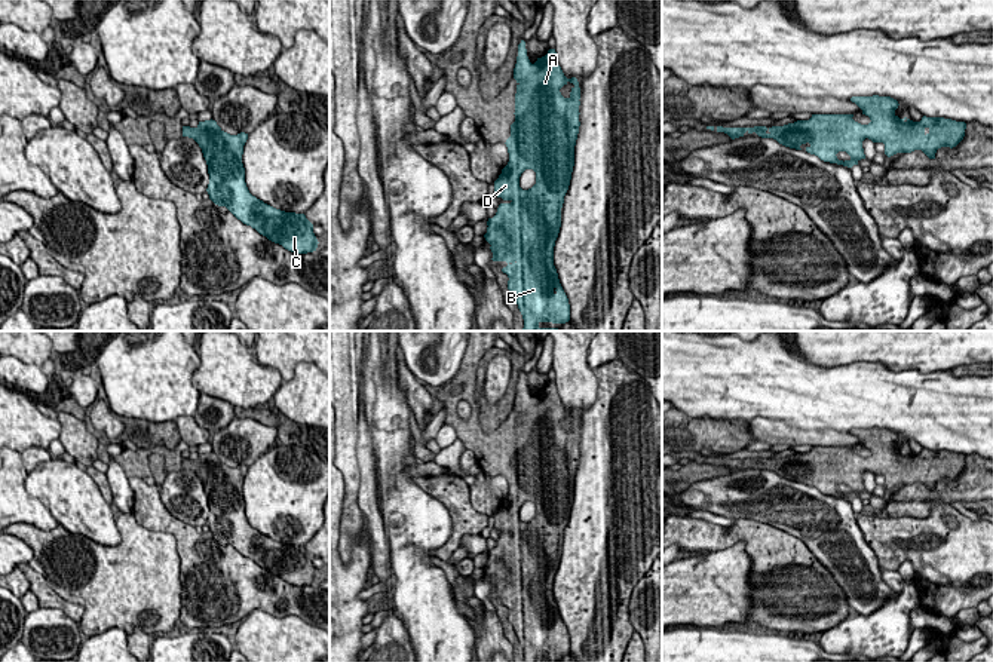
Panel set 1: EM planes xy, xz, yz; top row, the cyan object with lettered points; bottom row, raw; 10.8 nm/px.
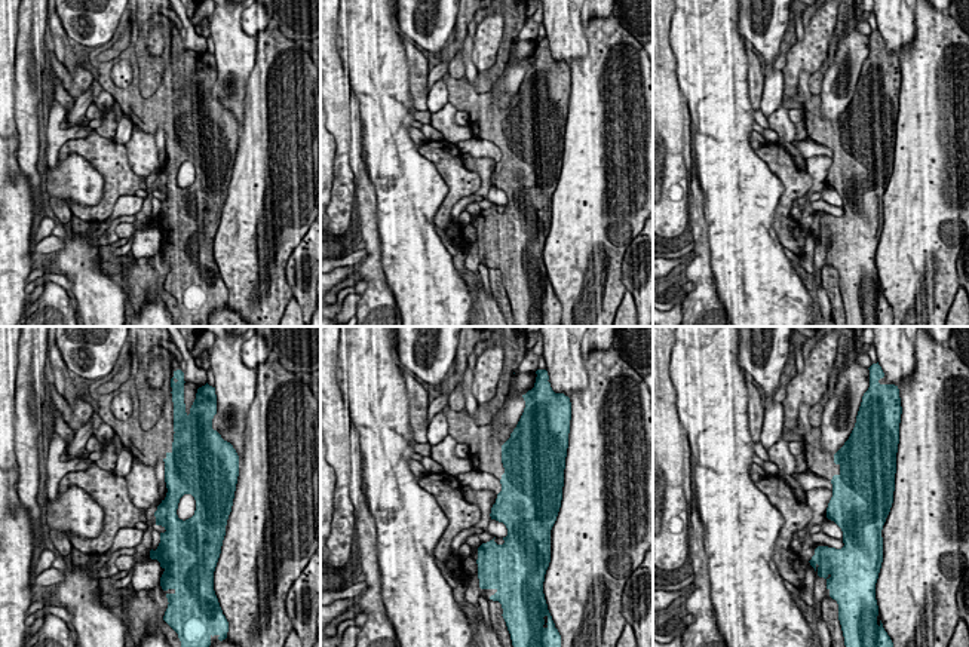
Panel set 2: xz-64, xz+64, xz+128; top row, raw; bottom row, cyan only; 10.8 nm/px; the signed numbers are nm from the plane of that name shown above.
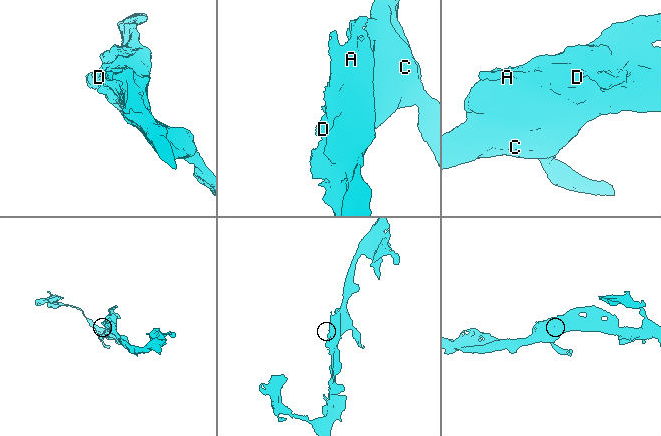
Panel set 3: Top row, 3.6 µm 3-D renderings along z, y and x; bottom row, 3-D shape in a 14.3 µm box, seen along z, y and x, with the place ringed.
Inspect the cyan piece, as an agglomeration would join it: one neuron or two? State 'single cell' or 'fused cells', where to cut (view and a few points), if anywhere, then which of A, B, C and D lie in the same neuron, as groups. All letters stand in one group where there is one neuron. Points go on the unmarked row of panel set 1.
single cell | no cut | A B C D

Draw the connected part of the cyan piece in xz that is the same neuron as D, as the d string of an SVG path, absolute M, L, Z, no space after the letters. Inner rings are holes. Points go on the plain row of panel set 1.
M521 373L521 376L518 377L518 389L517 389L517 396L514 401L514 411L517 413L517 426L515 426L515 454L511 457L511 469L506 472L506 479L508 479L508 485L509 485L509 494L508 497L502 502L502 506L499 508L499 511L494 514L494 527L497 530L502 530L505 534L499 537L497 545L493 551L488 551L487 554L487 566L484 567L485 573L491 577L490 582L493 585L493 594L506 594L508 598L502 601L503 606L508 607L509 613L508 613L508 622L514 626L514 631L518 637L518 641L522 647L524 652L524 661L522 662L558 662L558 661L540 661L539 656L540 655L552 655L552 656L566 656L570 653L570 637L568 637L568 631L560 616L558 612L558 606L557 601L554 598L554 579L555 579L555 573L558 570L560 566L560 560L561 560L561 540L564 536L564 528L568 522L570 518L570 512L571 512L571 505L573 505L573 499L574 499L574 478L576 478L576 472L577 472L577 466L579 466L579 438L580 438L580 420L579 420L579 414L576 410L567 411L561 402L561 399L557 395L557 384L555 381L549 381L548 386L542 390L537 390L537 393L534 396L530 395L528 389L527 389L527 381L525 381L525 374ZM525 502L533 502L536 505L536 517L528 521L528 522L522 522L520 520L520 509Z

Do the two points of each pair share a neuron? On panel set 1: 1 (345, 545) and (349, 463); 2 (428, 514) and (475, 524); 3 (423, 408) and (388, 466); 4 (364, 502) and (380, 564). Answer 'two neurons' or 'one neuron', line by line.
1: one neuron
2: two neurons
3: two neurons
4: one neuron

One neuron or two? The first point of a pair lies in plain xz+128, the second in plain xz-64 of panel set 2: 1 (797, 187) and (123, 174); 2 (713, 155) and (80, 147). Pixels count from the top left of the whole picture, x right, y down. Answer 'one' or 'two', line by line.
1: one
2: two

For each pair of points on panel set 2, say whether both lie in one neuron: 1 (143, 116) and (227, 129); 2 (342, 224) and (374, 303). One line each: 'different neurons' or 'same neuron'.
1: same neuron
2: different neurons

